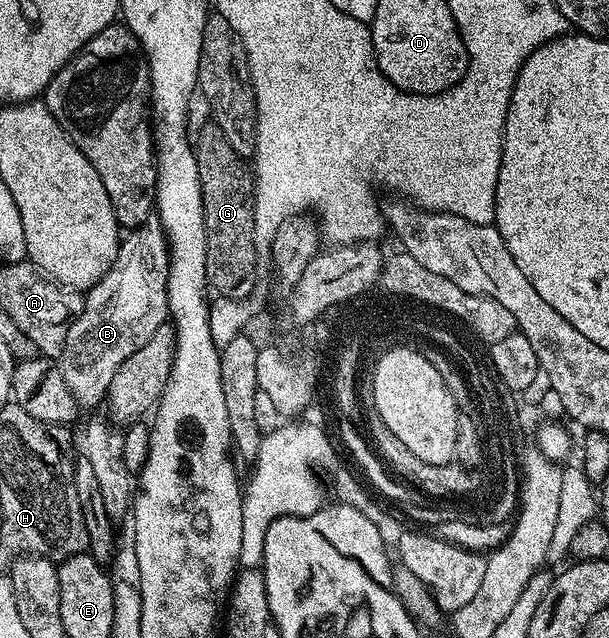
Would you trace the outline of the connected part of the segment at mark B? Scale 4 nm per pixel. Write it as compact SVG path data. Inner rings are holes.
M148 221L128 230L122 236L119 255L109 273L88 287L83 301L83 312L72 321L65 337L63 354L57 366L63 370L65 385L73 393L80 408L87 409L106 396L113 381L113 373L125 357L137 353L157 329L168 322L167 278L169 257L167 239L158 221Z

